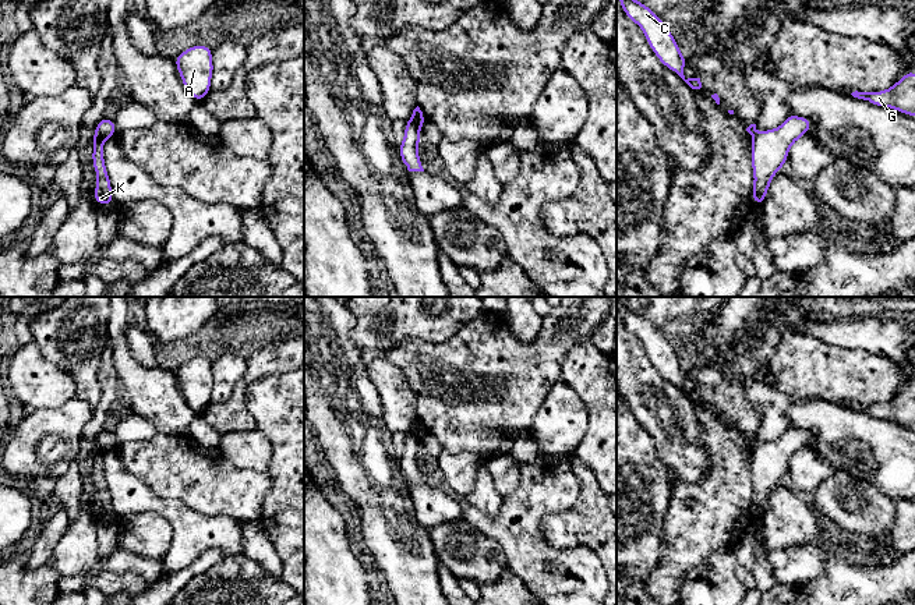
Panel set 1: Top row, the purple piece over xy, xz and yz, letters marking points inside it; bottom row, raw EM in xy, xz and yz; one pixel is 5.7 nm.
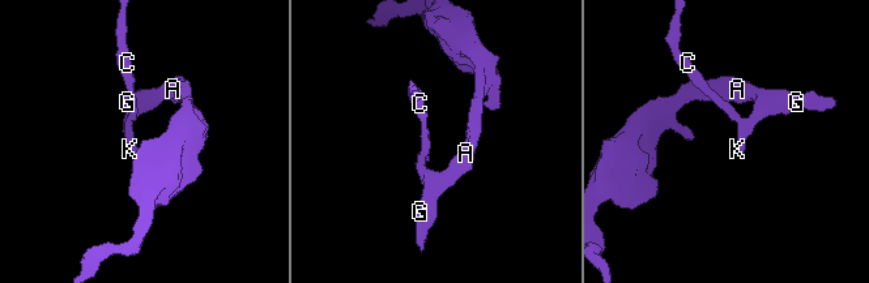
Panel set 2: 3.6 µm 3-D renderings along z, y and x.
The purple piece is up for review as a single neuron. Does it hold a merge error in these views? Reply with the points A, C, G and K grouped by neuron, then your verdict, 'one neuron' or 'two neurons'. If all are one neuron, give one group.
A G K / C | two neurons

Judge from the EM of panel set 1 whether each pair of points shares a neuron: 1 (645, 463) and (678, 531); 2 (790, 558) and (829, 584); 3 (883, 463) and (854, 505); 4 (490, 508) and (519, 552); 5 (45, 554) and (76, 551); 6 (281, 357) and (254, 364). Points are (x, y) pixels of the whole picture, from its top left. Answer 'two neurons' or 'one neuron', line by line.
1: two neurons
2: two neurons
3: two neurons
4: two neurons
5: two neurons
6: one neuron

